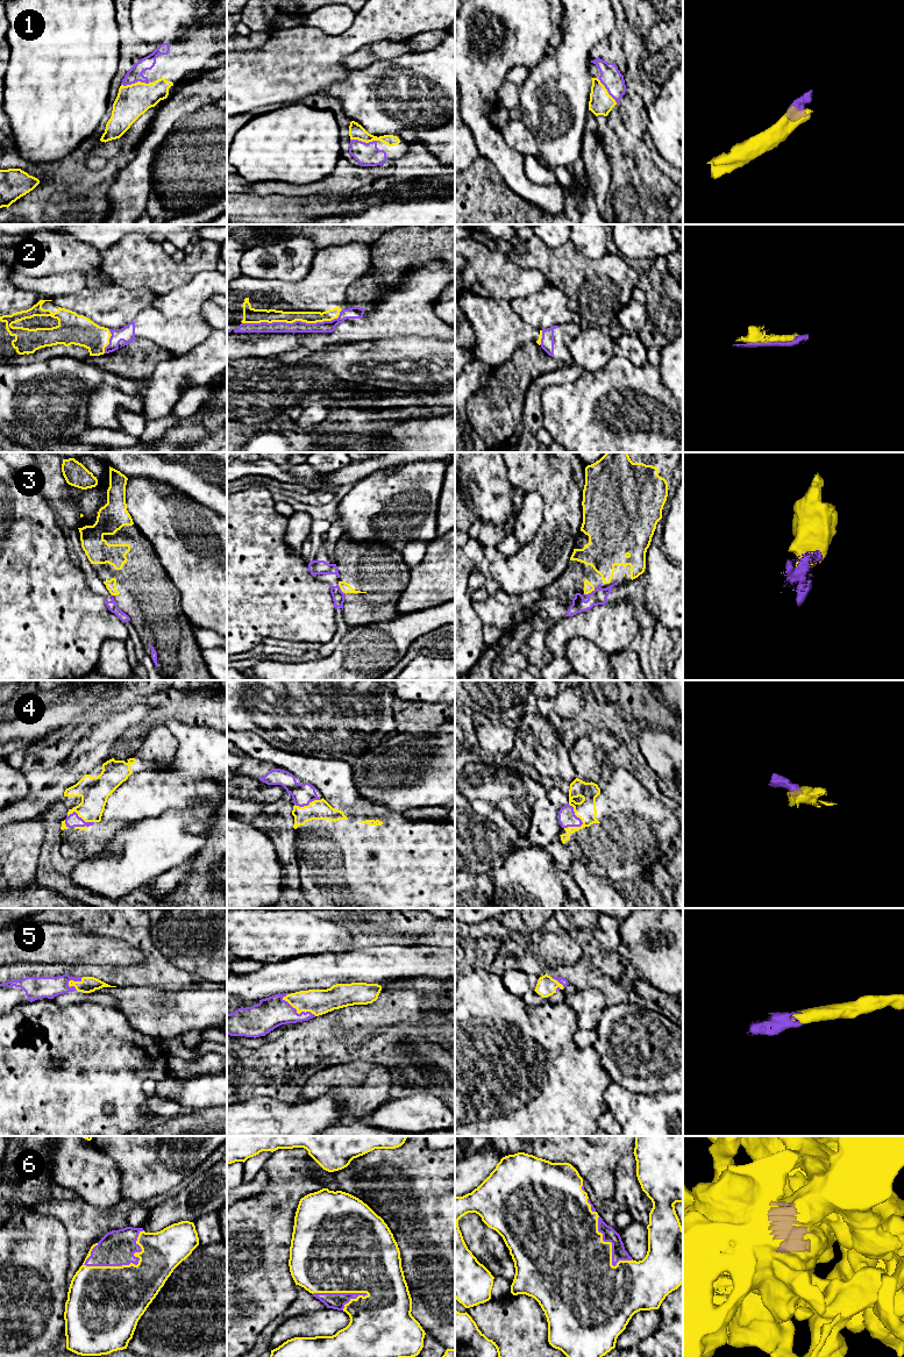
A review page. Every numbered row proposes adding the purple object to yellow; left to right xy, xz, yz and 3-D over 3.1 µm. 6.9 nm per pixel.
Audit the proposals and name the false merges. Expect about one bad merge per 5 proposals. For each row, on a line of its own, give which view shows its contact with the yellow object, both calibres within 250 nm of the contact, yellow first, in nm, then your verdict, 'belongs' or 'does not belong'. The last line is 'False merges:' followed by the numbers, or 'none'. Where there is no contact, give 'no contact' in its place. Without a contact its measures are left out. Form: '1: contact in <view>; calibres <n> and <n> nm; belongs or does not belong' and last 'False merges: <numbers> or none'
1: contact in xy; calibres 220 and 100 nm; belongs
2: contact in xz; calibres 100 and 80 nm; belongs
3: contact in yz; calibres 70 and 110 nm; belongs
4: contact in yz; calibres 140 and 120 nm; belongs
5: contact in xz; calibres 180 and 220 nm; belongs
6: contact in xy; calibres 420 and 240 nm; belongs
False merges: none

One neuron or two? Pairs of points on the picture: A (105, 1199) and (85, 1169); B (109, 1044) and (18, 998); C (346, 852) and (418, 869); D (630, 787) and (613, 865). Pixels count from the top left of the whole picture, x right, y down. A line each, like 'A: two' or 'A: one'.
A: one
B: two
C: one
D: one

